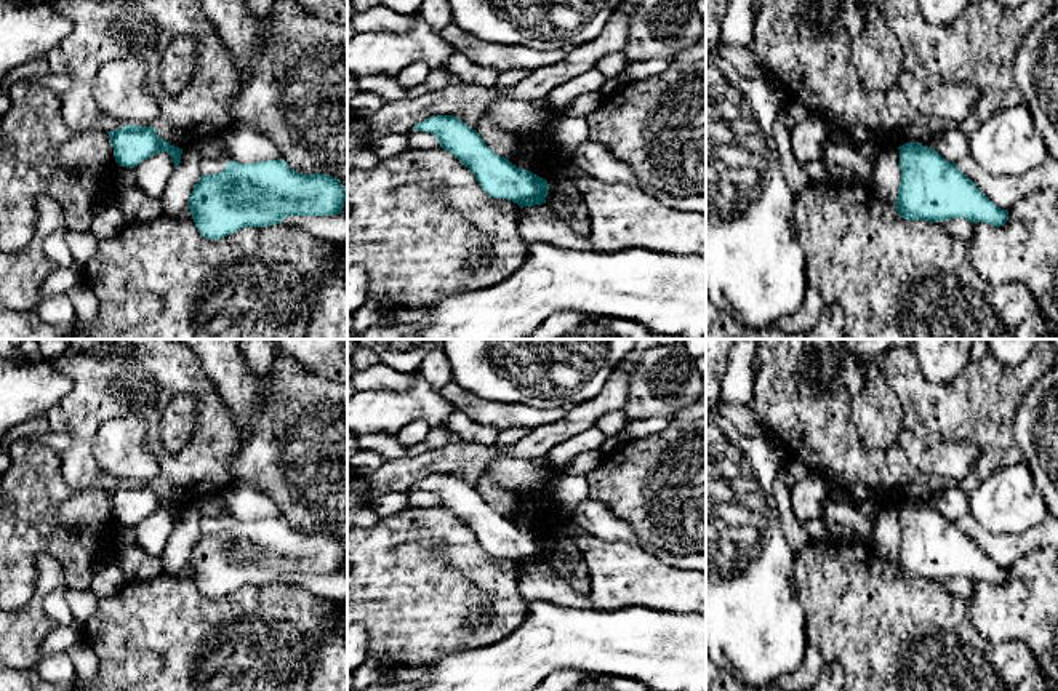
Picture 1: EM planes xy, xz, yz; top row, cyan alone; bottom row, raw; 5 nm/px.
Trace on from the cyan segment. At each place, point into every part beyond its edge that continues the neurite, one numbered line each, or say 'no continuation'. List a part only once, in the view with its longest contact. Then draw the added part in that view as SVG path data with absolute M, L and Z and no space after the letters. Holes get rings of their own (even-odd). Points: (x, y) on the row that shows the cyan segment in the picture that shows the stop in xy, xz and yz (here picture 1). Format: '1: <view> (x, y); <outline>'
no continuation

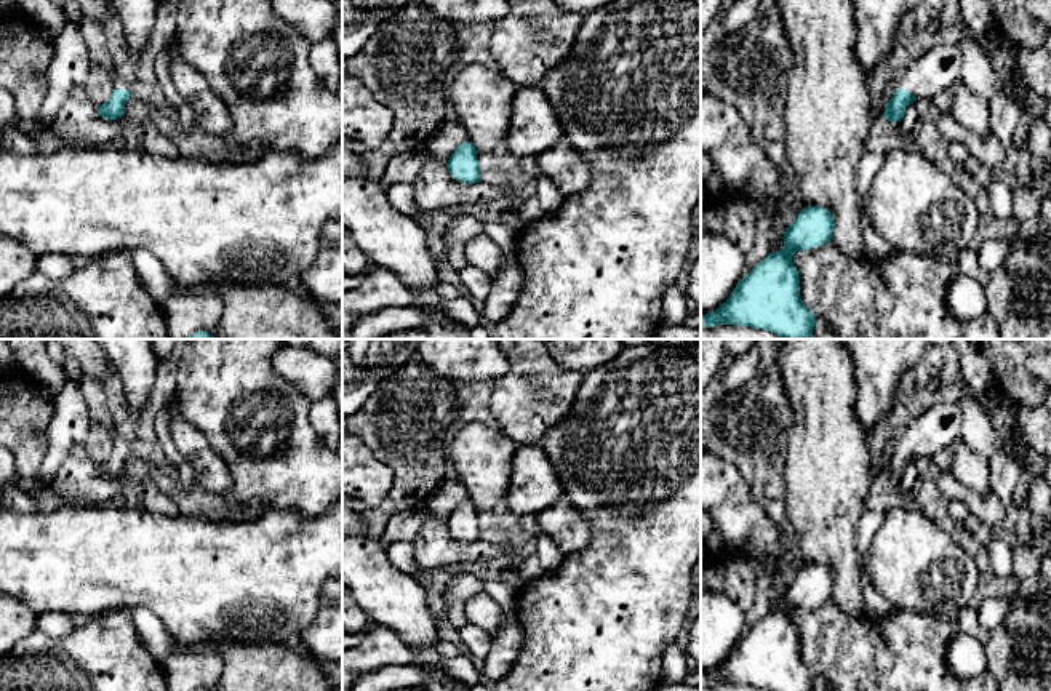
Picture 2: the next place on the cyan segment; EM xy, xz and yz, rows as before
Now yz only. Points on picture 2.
1: yz (939, 66); M934 42L909 67L897 88L913 98L933 99L960 78L963 53L958 45Z

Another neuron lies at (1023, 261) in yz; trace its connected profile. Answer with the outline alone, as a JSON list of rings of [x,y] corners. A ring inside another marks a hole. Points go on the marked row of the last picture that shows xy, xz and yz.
[[[1032,238],[1014,240],[1017,248],[1009,253],[1003,267],[1025,278],[1040,275],[1045,280],[1041,288],[1033,288],[1027,283],[1014,298],[1011,307],[1016,314],[1022,314],[1032,302],[1038,312],[1051,318],[1051,266],[1033,250],[1027,246]]]

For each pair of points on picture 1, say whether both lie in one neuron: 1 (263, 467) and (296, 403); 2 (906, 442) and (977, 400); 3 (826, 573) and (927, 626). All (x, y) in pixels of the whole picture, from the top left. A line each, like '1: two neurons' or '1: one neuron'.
1: one neuron
2: two neurons
3: one neuron

